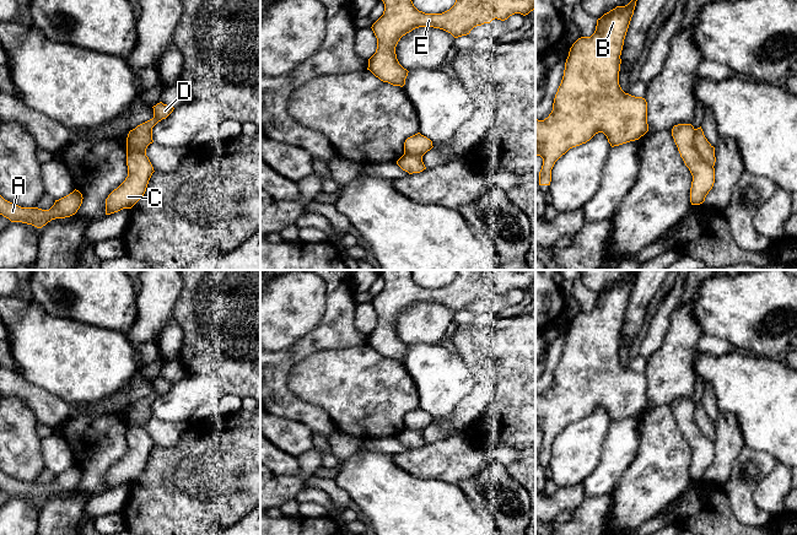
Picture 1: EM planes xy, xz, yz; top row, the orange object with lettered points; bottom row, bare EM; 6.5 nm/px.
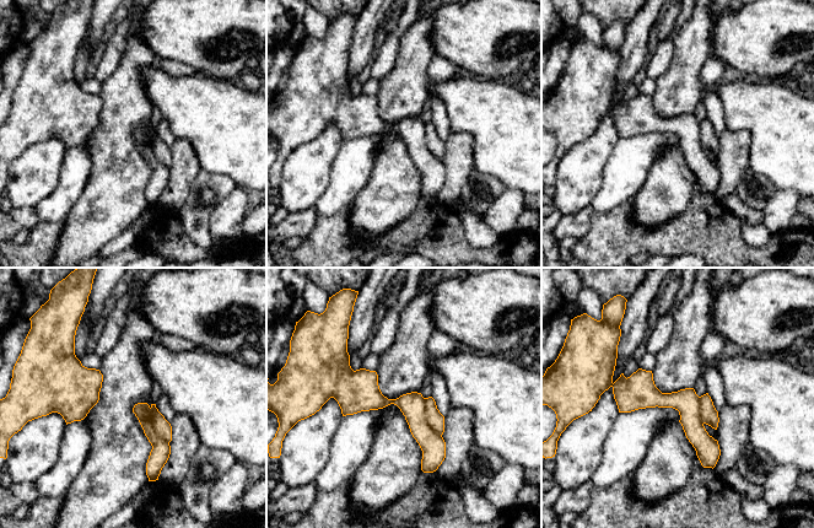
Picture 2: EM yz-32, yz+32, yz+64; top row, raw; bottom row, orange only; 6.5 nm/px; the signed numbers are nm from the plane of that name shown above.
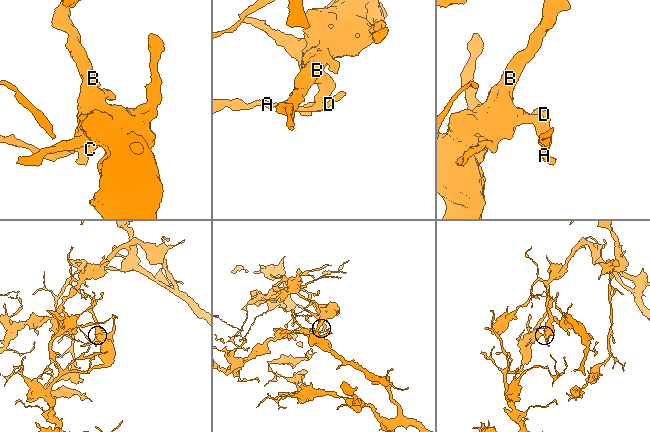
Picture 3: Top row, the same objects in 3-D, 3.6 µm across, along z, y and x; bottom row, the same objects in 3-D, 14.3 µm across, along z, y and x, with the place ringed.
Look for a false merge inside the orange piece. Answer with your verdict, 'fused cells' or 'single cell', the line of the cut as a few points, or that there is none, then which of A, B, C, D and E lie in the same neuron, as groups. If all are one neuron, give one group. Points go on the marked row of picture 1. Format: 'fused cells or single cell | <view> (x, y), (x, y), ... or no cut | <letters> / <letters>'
fused cells | yz (694, 129), (695, 149), (699, 156), (712, 167) | A D / B C E

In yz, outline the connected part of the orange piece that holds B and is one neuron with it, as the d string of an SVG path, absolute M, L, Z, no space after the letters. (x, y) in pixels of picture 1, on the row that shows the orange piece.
M631 0L628 5L616 6L604 13L597 20L594 33L591 37L578 38L570 48L564 76L554 98L553 110L544 120L535 118L535 156L543 158L539 185L550 185L551 169L555 162L570 148L586 144L598 133L603 133L610 146L614 147L639 140L648 131L646 99L625 93L619 85L620 55L636 1Z

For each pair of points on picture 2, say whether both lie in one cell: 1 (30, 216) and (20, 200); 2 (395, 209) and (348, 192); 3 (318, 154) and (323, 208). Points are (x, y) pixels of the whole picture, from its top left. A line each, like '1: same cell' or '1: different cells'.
1: different cells
2: different cells
3: different cells

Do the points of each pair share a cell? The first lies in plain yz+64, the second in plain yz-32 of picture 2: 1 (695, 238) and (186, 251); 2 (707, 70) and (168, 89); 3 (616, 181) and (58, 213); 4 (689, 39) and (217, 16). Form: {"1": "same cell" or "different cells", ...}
{"1": "same cell", "2": "different cells", "3": "same cell", "4": "different cells"}

